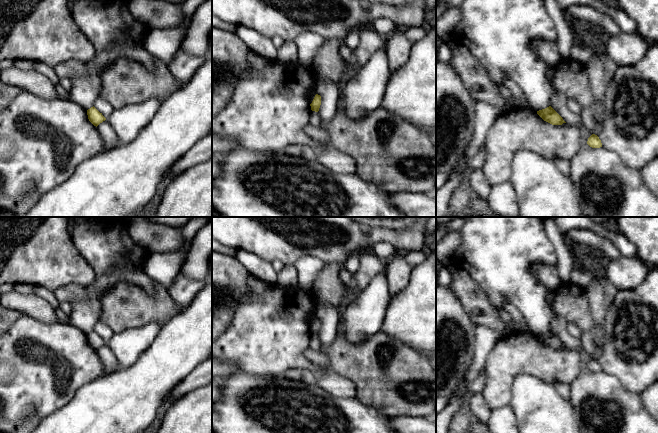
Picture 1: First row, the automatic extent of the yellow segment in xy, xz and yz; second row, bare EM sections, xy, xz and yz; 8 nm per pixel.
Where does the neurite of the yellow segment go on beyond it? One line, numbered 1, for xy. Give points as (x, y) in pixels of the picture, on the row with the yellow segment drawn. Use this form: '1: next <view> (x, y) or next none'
1: next none

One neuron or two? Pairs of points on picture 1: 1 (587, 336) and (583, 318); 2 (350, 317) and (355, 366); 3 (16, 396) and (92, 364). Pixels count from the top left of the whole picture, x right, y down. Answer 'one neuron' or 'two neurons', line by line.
1: two neurons
2: two neurons
3: one neuron

